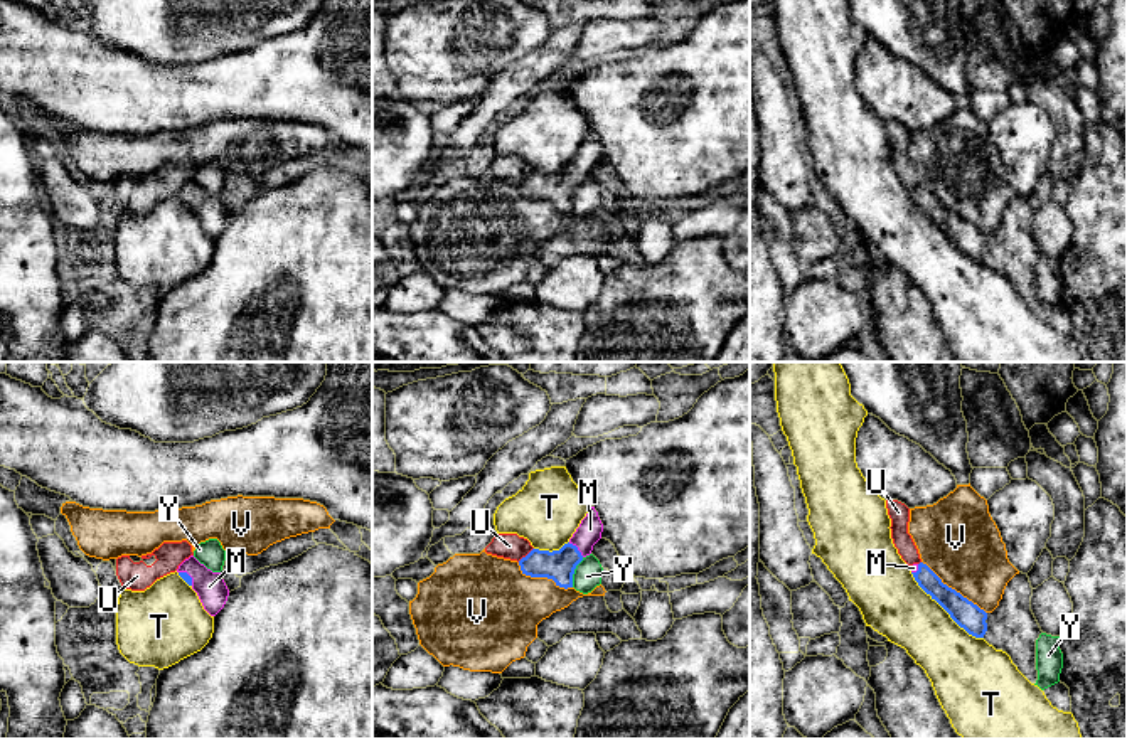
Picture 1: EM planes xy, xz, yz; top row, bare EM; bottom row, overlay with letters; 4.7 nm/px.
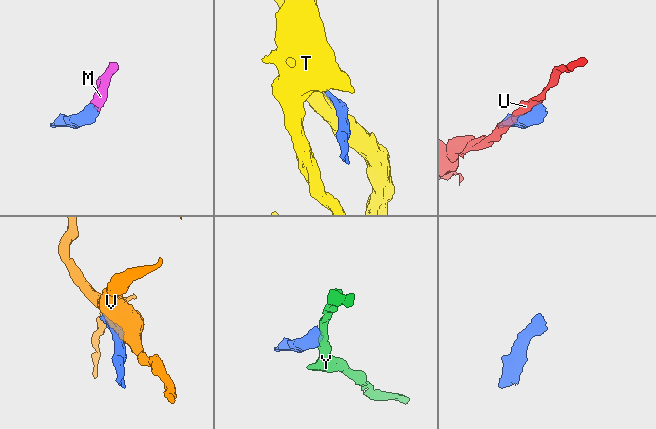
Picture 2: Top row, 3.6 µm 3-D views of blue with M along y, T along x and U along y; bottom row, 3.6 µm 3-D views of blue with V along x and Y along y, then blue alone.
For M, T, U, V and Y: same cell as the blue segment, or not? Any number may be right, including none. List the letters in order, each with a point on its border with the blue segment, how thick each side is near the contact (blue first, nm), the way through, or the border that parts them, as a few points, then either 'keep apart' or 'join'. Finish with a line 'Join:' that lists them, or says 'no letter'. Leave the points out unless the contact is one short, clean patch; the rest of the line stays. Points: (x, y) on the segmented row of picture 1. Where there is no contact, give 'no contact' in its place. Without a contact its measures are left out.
M: xz (576, 547) | 150/120 nm | across xz (560, 566), (576, 547), (590, 529) | join
T: yz (945, 610) | 130/300 nm | keep apart
U: xz (526, 556) | 150/130 nm | keep apart
V: yz (954, 590) | 130/380 nm | keep apart
Y: xz (573, 573) | 150/130 nm | along xz (583, 558), (575, 569), (571, 586) | keep apart
Join: M

